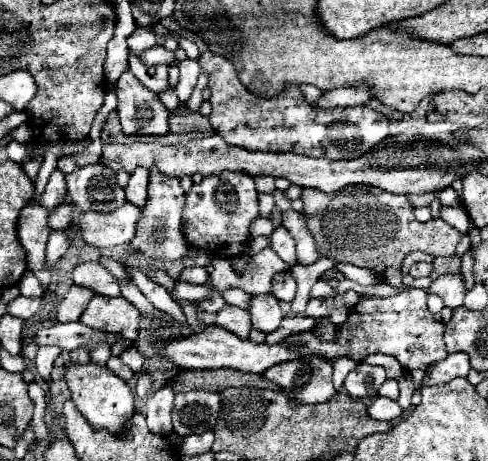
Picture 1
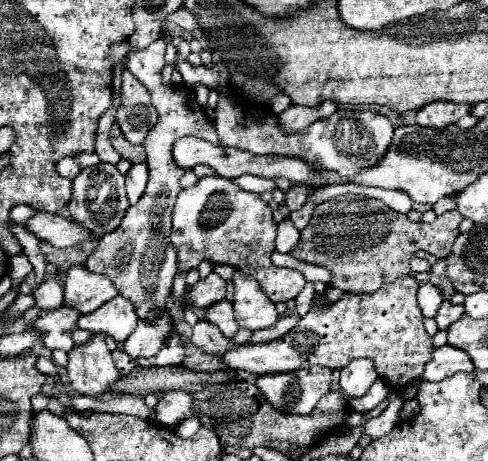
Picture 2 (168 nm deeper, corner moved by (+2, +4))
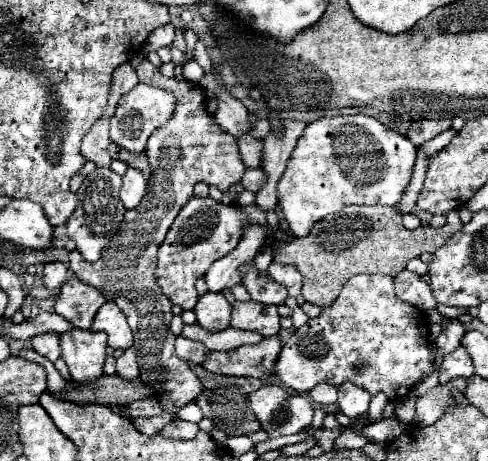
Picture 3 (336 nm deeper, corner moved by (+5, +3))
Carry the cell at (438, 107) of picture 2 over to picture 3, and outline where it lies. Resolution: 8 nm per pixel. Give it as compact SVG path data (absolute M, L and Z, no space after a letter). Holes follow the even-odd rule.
M442 118L442 120L416 120L416 122L410 124L406 136L408 136L408 140L410 140L416 148L420 148L426 140L432 140L432 138L438 136L440 132L448 130L448 128L450 128L450 122L452 122L452 120L448 120L448 118Z

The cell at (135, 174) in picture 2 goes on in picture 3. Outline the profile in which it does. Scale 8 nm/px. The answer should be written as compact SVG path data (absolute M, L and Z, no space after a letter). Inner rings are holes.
M128 168L128 172L122 176L122 188L120 188L120 200L124 202L126 210L132 210L140 204L146 188L146 178L140 170Z

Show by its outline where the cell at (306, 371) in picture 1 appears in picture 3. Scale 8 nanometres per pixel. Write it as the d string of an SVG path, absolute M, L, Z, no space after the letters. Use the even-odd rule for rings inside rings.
M266 384L248 396L250 408L256 414L268 438L288 436L312 424L314 408L308 396L292 394L284 386Z

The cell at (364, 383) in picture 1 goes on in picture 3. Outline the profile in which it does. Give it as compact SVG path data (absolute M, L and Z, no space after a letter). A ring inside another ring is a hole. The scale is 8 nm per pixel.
M342 384L338 388L338 408L342 414L346 414L352 420L366 418L368 416L368 404L370 404L370 394L354 384Z

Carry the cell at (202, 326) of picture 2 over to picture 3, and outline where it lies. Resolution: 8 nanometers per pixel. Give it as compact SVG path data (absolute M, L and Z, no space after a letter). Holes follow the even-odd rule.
M270 336L256 346L240 346L230 352L210 352L204 368L222 376L246 376L270 382L276 378L274 362L280 354L280 348L280 336Z

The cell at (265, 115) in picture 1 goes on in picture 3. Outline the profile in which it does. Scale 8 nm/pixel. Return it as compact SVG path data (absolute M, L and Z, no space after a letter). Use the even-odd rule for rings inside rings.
M332 116L308 124L278 182L278 202L294 236L306 236L328 214L348 204L396 206L412 178L414 144L386 124L364 116Z

